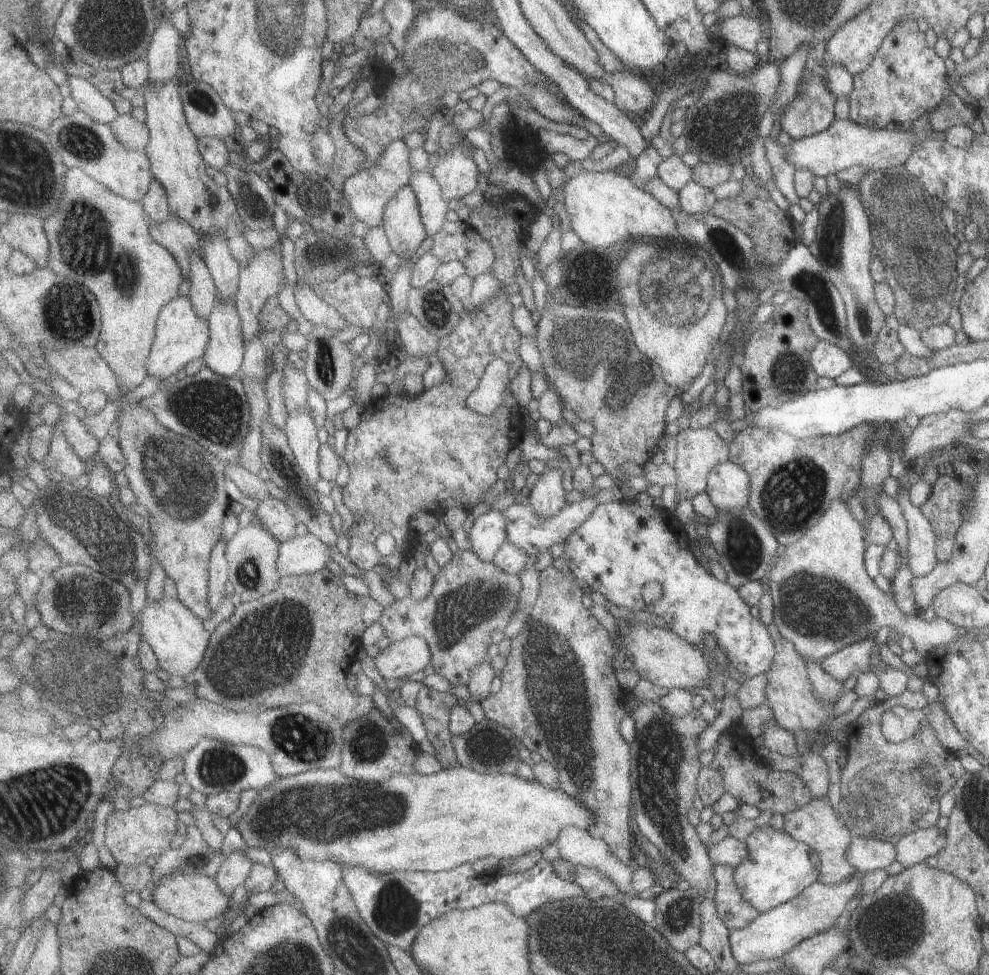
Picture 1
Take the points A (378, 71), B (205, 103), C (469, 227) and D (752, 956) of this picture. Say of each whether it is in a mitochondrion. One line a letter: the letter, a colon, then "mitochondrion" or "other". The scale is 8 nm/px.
A: other
B: mitochondrion
C: other
D: other

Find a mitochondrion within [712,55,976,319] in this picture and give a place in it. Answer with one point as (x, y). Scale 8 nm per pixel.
(911, 238)

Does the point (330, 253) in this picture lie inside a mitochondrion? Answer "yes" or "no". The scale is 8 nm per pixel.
no

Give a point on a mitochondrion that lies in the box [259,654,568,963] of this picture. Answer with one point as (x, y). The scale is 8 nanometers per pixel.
(370, 808)

